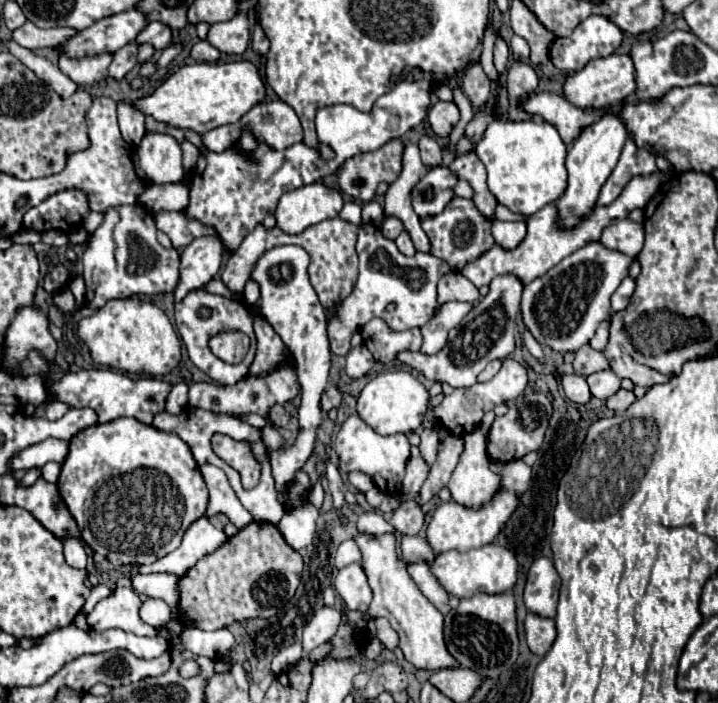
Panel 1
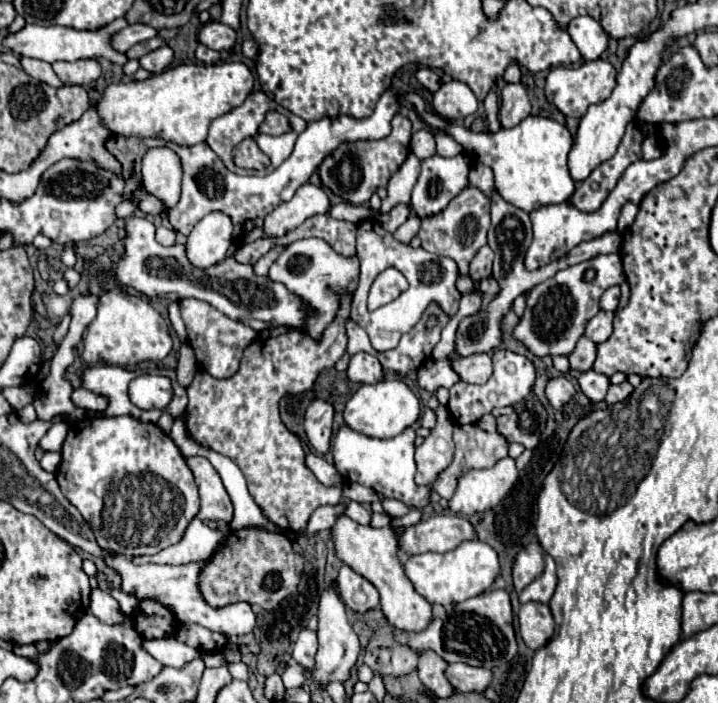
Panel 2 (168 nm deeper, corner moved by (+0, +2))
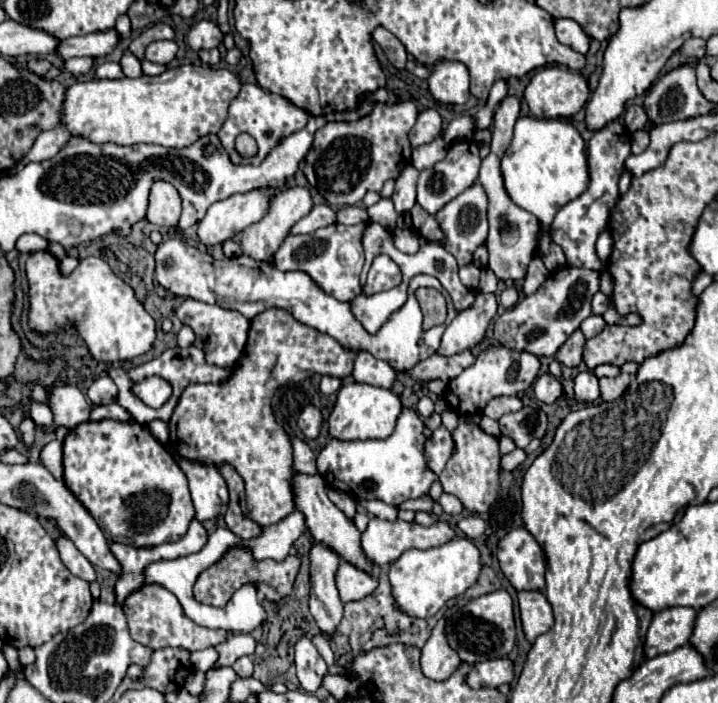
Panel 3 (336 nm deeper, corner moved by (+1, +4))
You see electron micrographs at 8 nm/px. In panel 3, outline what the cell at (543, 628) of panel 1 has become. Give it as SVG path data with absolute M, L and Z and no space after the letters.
M520 591L518 593L518 605L520 605L520 619L524 635L530 643L544 631L552 629L554 615L552 607L544 593L540 591Z

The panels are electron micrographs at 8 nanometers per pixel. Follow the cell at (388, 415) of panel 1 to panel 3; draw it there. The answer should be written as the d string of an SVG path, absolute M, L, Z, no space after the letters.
M346 383L338 391L336 405L328 417L328 431L336 439L386 439L396 427L396 419L402 411L402 401L392 389L382 389L364 383Z

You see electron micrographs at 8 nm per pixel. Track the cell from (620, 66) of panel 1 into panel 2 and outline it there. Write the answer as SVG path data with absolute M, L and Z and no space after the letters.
M603 59L587 61L587 63L581 63L579 67L551 69L545 79L545 99L551 105L555 105L565 117L581 119L589 105L601 103L609 97L609 93L613 91L613 85L615 85L615 75L617 75L617 69Z

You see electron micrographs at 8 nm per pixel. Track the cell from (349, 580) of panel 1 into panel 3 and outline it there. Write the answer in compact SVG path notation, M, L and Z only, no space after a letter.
M342 561L336 571L336 585L340 591L342 603L348 603L348 601L360 601L368 597L378 587L378 581L372 575Z

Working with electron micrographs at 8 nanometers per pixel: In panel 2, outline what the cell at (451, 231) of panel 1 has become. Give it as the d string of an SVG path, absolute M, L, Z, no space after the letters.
M477 187L463 189L441 213L425 217L421 223L419 239L425 251L451 257L459 265L461 275L469 275L469 263L475 253L487 245L487 229L489 229L489 197Z

